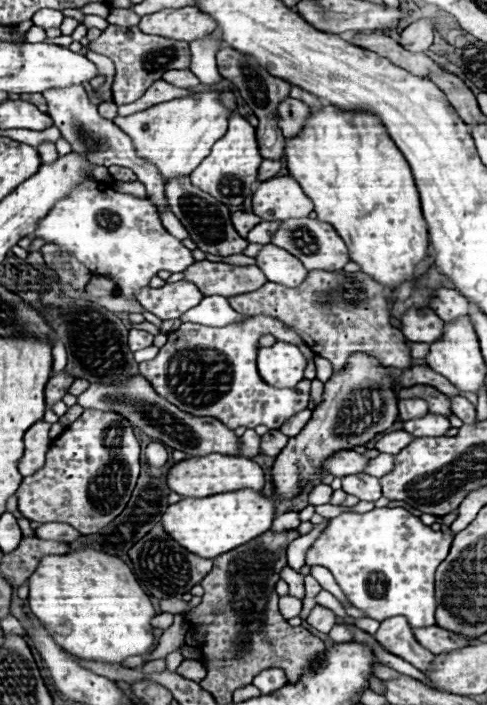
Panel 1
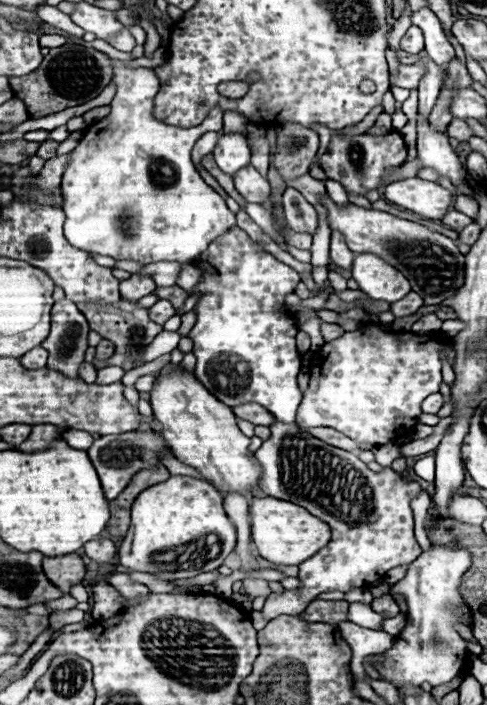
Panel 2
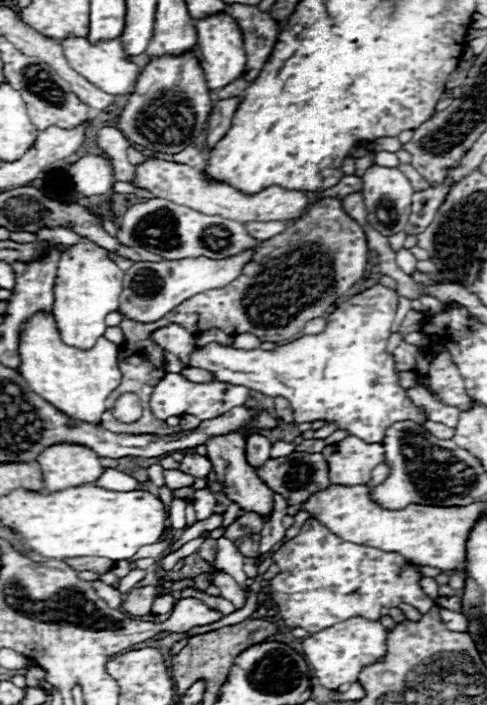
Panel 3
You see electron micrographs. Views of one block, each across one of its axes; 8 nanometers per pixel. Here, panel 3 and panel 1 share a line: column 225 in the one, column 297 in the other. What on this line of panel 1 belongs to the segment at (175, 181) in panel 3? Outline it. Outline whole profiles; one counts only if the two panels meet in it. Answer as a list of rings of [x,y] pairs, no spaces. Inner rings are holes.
[[[290,176],[260,182],[252,194],[252,212],[262,220],[306,218],[312,210],[312,200]]]

